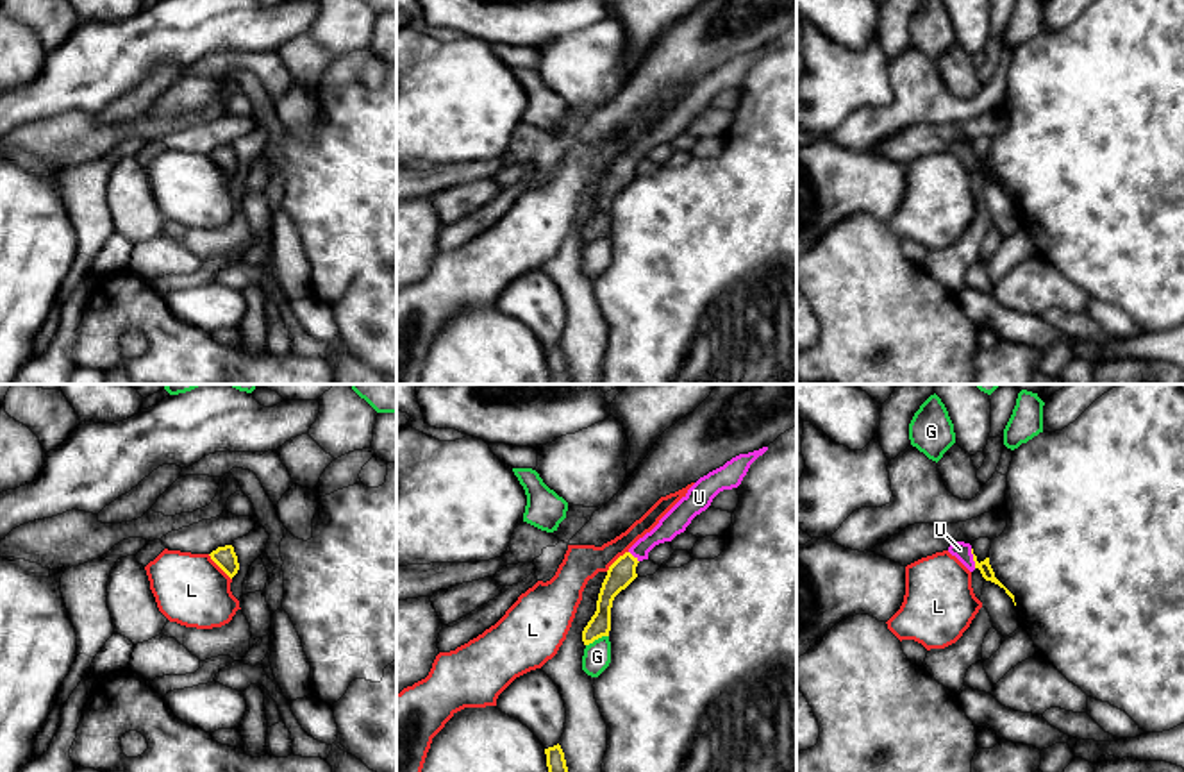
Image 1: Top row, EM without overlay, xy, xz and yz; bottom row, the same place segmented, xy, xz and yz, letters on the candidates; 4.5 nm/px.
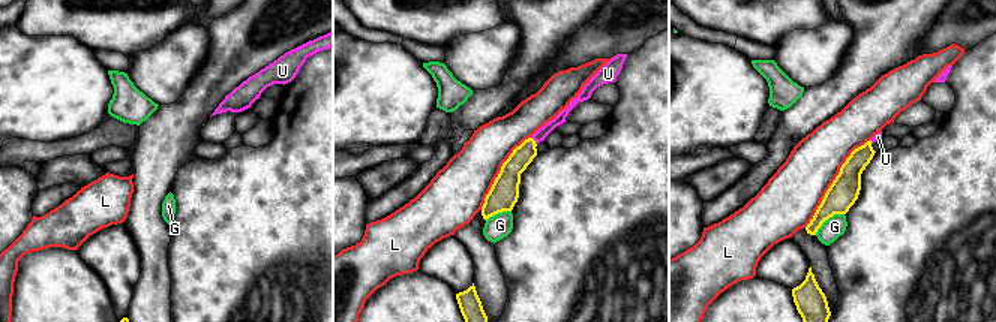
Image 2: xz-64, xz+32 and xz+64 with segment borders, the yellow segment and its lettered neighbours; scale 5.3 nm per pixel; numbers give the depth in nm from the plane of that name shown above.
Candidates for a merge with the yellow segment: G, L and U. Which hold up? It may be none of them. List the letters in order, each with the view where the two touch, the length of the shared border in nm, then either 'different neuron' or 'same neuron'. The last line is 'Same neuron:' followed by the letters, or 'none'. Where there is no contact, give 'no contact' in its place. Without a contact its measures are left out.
G: xz | 120 nm | different neuron
L: xy | 160 nm | different neuron
U: yz | 90 nm | same neuron
Same neuron: U

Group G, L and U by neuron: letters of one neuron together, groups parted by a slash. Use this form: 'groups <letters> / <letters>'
groups G / L / U

